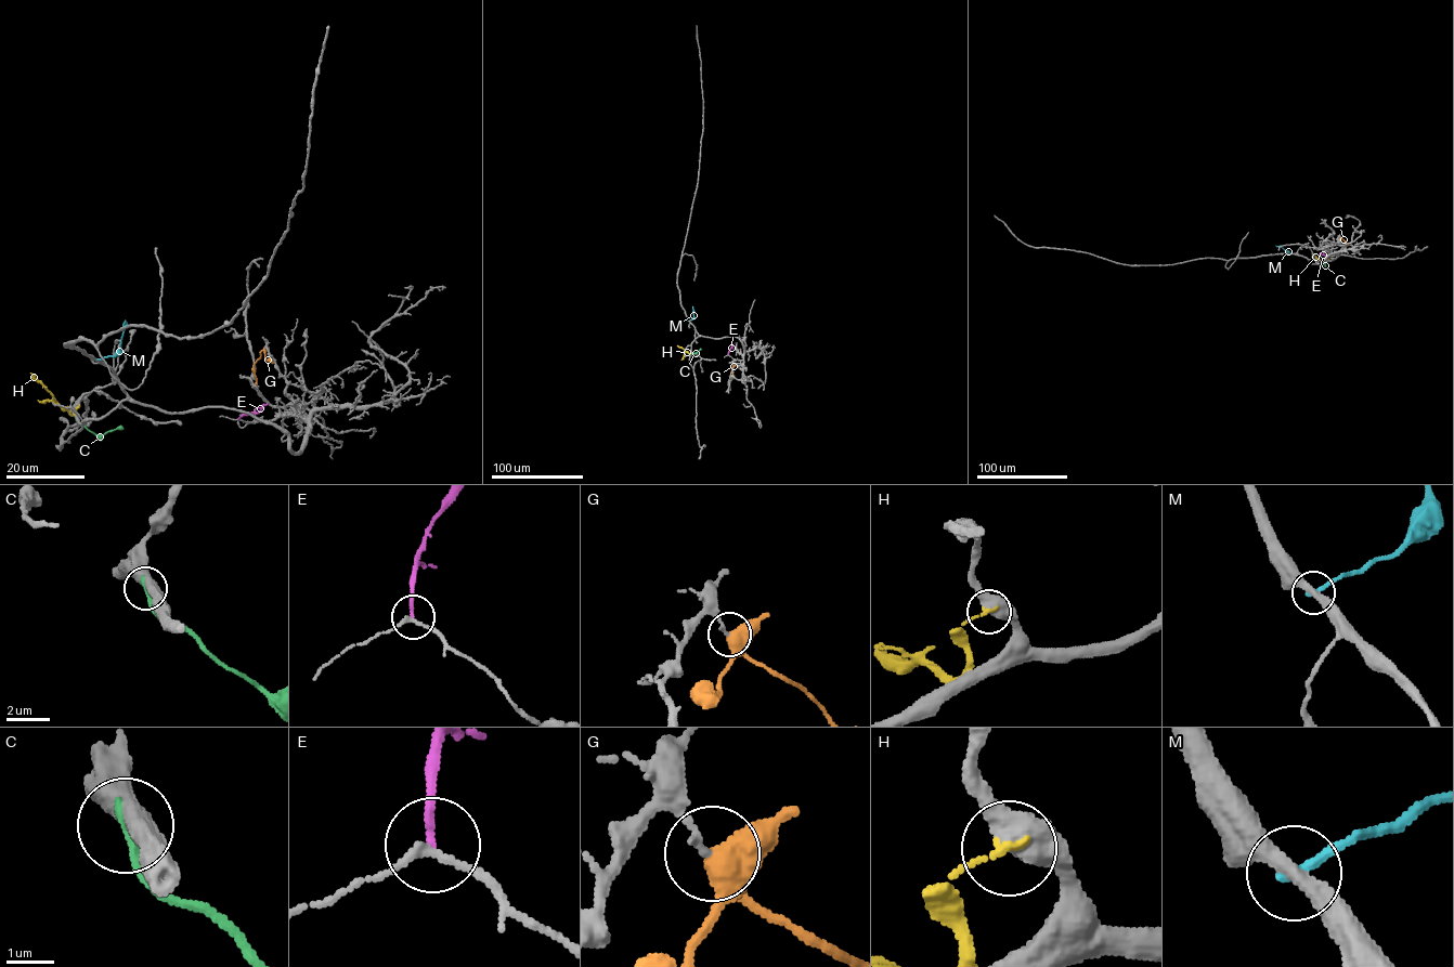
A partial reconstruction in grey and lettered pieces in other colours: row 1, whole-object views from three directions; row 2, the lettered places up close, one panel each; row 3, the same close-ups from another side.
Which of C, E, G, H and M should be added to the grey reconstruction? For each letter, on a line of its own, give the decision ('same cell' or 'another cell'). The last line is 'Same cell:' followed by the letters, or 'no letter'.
C: another cell
E: another cell
G: another cell
H: another cell
M: another cell
Same cell: no letter

